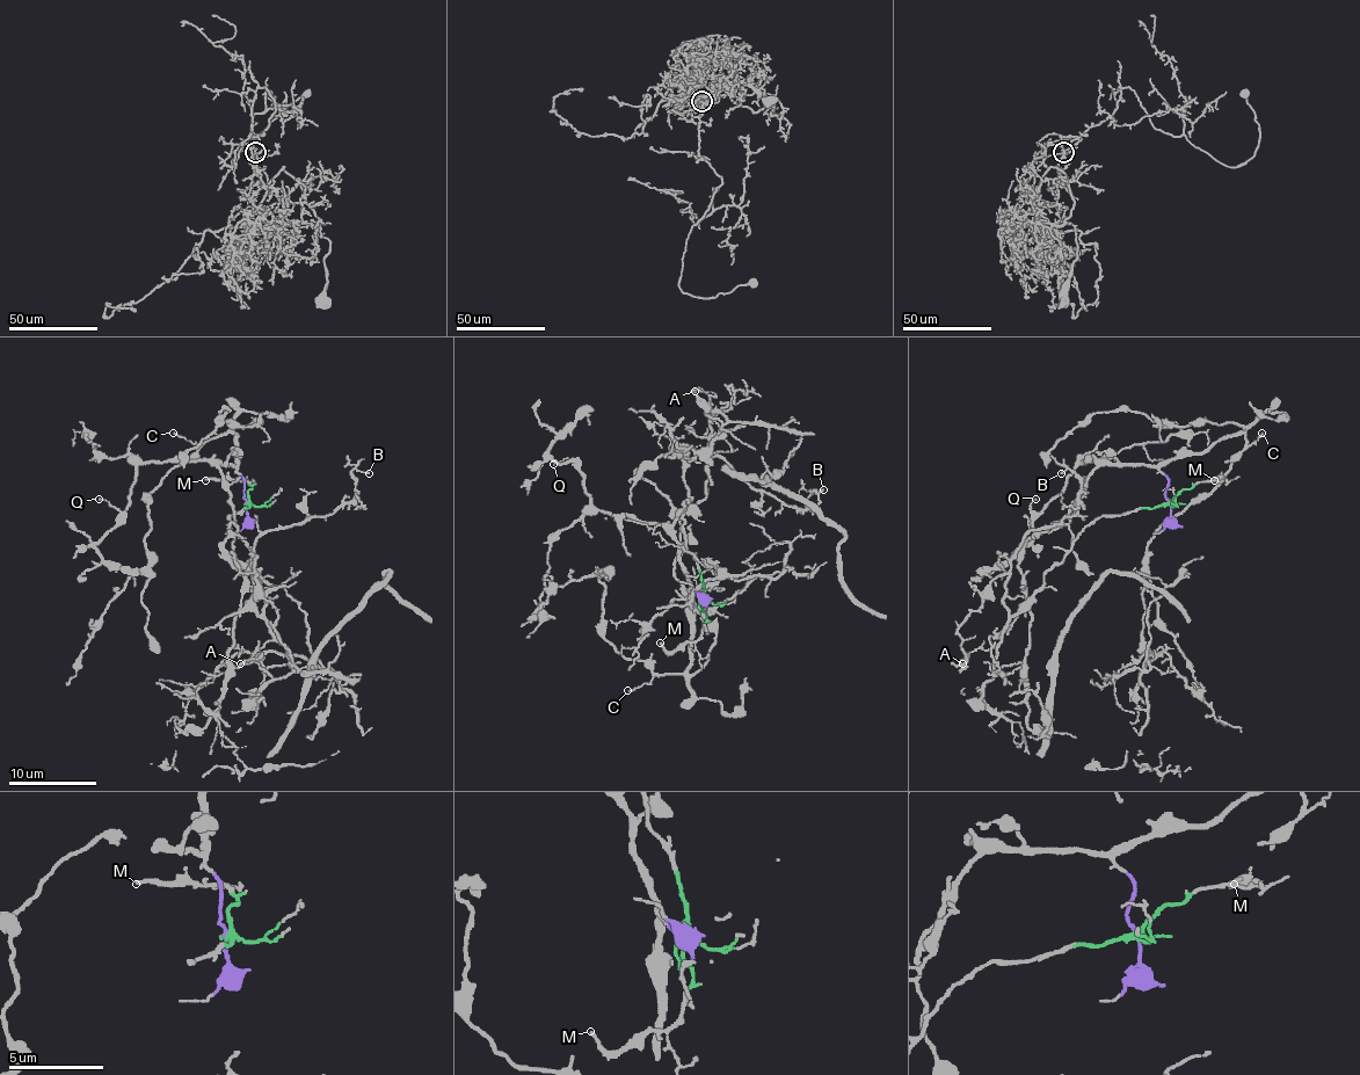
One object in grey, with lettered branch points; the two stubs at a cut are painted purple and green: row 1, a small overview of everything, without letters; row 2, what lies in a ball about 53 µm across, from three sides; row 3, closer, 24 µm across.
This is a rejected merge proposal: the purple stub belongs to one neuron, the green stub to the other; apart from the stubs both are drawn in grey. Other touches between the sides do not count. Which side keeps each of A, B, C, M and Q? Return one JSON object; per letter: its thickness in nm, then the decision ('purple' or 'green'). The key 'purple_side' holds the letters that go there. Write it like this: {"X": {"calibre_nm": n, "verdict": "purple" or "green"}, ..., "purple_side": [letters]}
{"A": {"calibre_nm": 150, "verdict": "green"}, "B": {"calibre_nm": 120, "verdict": "green"}, "C": {"calibre_nm": 130, "verdict": "purple"}, "M": {"calibre_nm": 150, "verdict": "green"}, "Q": {"calibre_nm": 110, "verdict": "purple"}, "purple_side": ["C", "Q"]}

